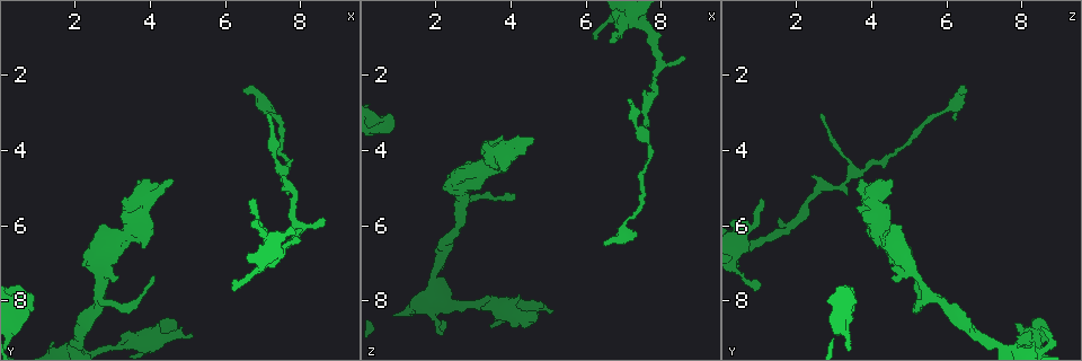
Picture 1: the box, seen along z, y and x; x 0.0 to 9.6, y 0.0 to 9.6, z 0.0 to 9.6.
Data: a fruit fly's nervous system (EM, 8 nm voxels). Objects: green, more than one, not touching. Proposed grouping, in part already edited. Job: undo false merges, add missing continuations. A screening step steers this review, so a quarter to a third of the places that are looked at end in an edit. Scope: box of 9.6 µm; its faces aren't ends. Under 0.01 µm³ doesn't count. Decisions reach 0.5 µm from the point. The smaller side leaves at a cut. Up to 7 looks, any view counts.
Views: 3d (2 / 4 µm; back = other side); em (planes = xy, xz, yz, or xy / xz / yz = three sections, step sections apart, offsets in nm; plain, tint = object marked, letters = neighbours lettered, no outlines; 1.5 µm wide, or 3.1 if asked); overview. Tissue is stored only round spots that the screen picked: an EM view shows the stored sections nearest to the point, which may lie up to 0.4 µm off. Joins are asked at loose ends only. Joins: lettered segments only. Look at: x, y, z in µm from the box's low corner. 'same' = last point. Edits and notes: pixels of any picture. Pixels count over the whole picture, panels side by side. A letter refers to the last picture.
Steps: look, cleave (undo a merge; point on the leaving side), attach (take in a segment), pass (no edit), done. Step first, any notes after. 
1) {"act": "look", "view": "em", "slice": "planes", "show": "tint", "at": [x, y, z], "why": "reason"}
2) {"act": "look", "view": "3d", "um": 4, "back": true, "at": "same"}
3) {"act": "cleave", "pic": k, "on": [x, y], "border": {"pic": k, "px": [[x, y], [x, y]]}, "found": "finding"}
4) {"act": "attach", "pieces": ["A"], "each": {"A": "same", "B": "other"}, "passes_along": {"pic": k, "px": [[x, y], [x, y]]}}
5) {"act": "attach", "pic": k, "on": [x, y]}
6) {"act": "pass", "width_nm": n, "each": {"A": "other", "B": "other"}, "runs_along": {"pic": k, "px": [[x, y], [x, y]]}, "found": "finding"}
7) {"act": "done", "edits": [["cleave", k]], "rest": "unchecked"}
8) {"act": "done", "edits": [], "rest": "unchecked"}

{"act": "look", "view": "3d", "um": 2, "at": [7.10, 3.00, 2.65], "why": "thin end"}

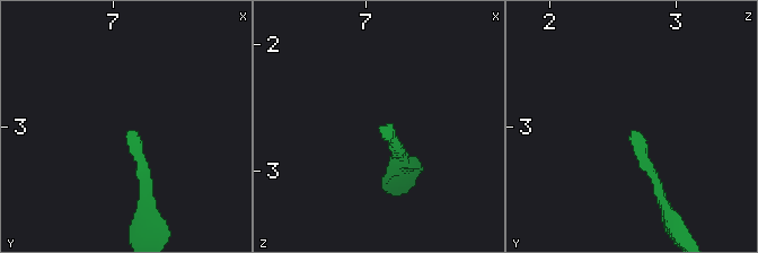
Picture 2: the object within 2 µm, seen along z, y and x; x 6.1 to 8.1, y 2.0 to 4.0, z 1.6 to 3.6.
{"act": "look", "view": "em", "slice": "xz", "step": 4, "show": "tint", "at": [7.12, 3.06, 2.68]}

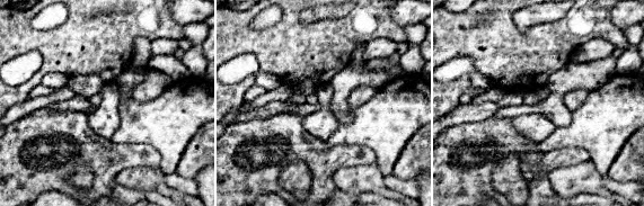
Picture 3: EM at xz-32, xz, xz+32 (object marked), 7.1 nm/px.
{"act": "look", "view": "em", "slice": "planes", "show": "letters", "at": "same", "why": "another direction"}

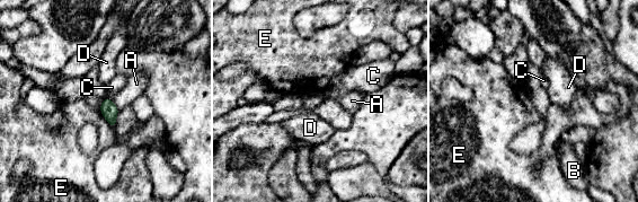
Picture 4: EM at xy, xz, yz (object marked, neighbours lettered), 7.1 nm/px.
{"act": "pass", "width_nm": 120, "each": {"A": "other", "B": "other", "C": "other", "D": "other", "E": "other"}, "border": {"pic": 4, "px": [[99, 110], [105, 120], [114, 128]]}, "found": "no lettered segment goes on from it"}

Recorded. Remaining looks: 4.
{"act": "look", "view": "em", "slice": "planes", "show": "letters", "at": [2.60, 5.95, 4.75], "why": "thick end"}

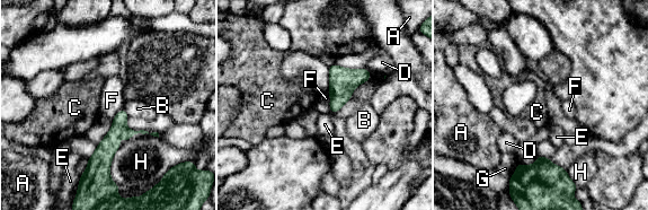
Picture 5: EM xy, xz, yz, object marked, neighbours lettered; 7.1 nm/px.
{"act": "pass", "each": {"A": "other", "B": "other", "C": "other", "D": "other", "E": "other", "F": "other", "G": "other", "H": "other"}, "runs_along": {"pic": 5, "px": [[122, 113], [118, 131], [91, 168]]}, "found": "none of them fits"}

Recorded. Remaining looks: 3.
{"act": "look", "view": "em", "slice": "planes", "show": "letters", "at": [2.20, 8.75, 8.55], "why": "thin end"}

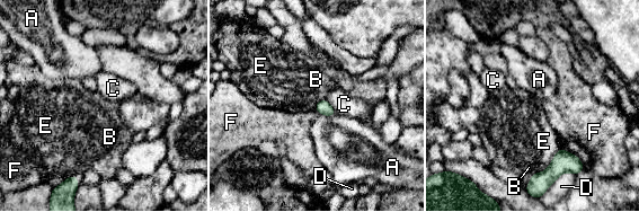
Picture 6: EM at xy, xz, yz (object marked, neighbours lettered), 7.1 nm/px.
{"act": "pass", "longest_contact_nm": ["E", 260], "each": {"A": "other", "B": "other", "C": "other", "D": "other", "E": "other", "F": "other"}, "border": {"pic": 6, "px": [[560, 147], [551, 162], [538, 173]]}, "found": "none of them fits"}

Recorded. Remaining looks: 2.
{"act": "done", "edits": [], "rest": "unchecked"}

